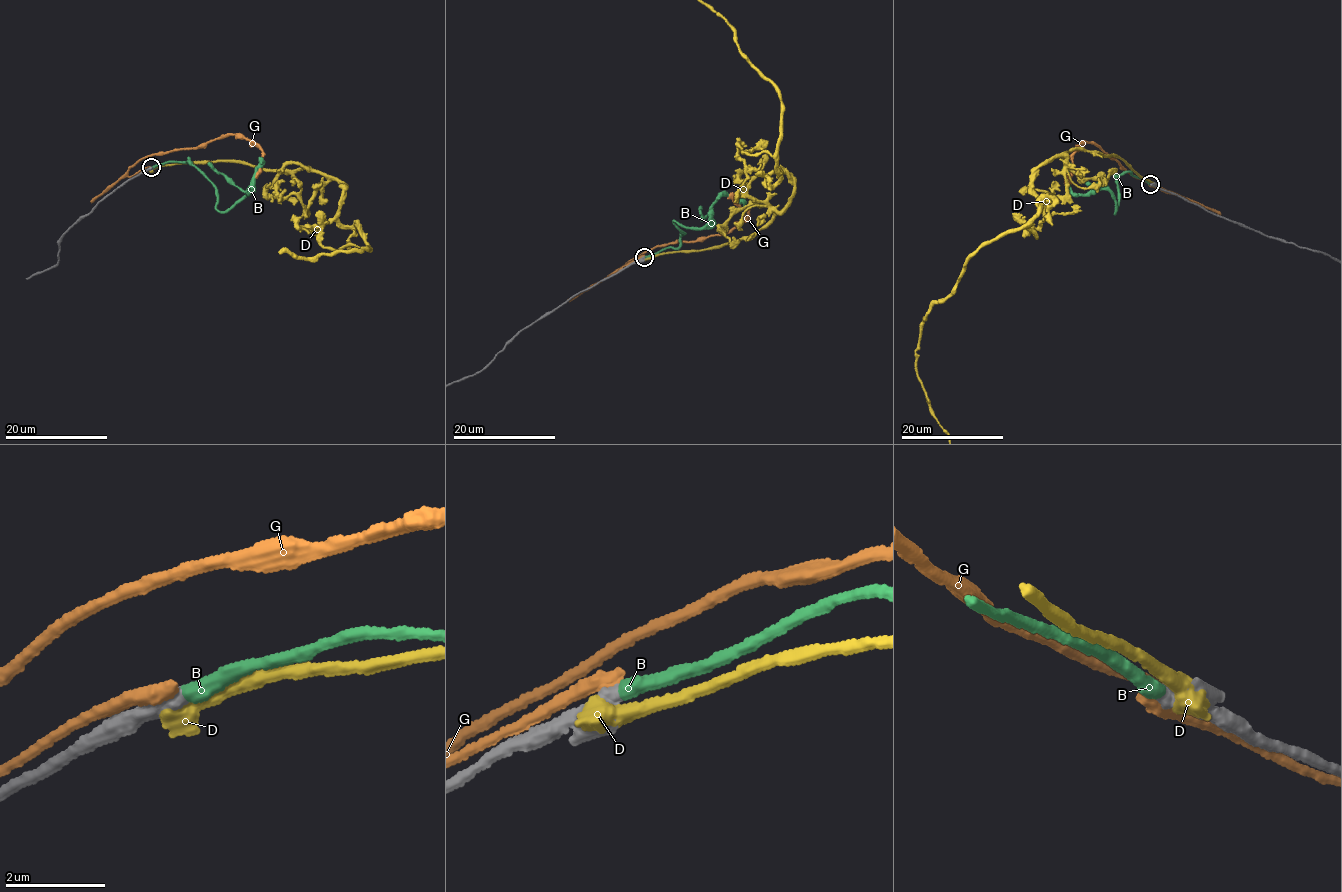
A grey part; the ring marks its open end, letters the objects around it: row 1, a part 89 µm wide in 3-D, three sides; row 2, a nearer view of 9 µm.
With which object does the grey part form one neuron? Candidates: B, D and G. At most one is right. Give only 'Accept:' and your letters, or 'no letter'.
Accept: B

